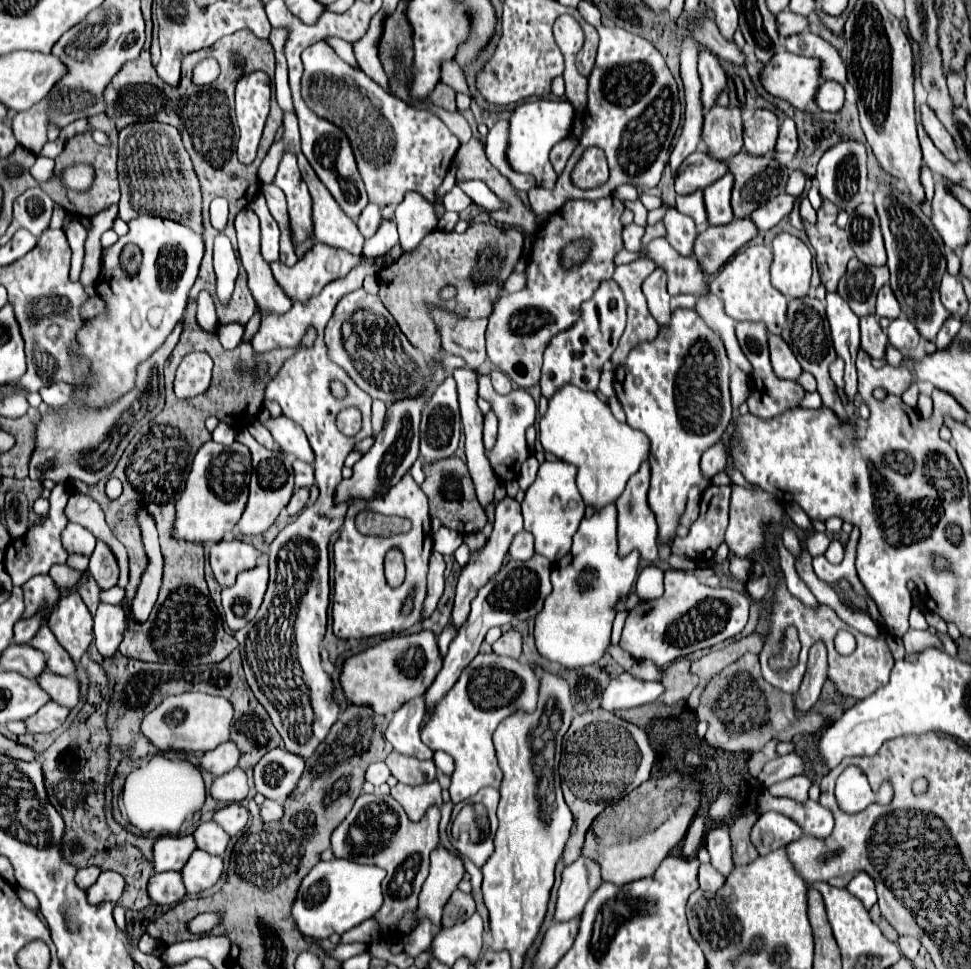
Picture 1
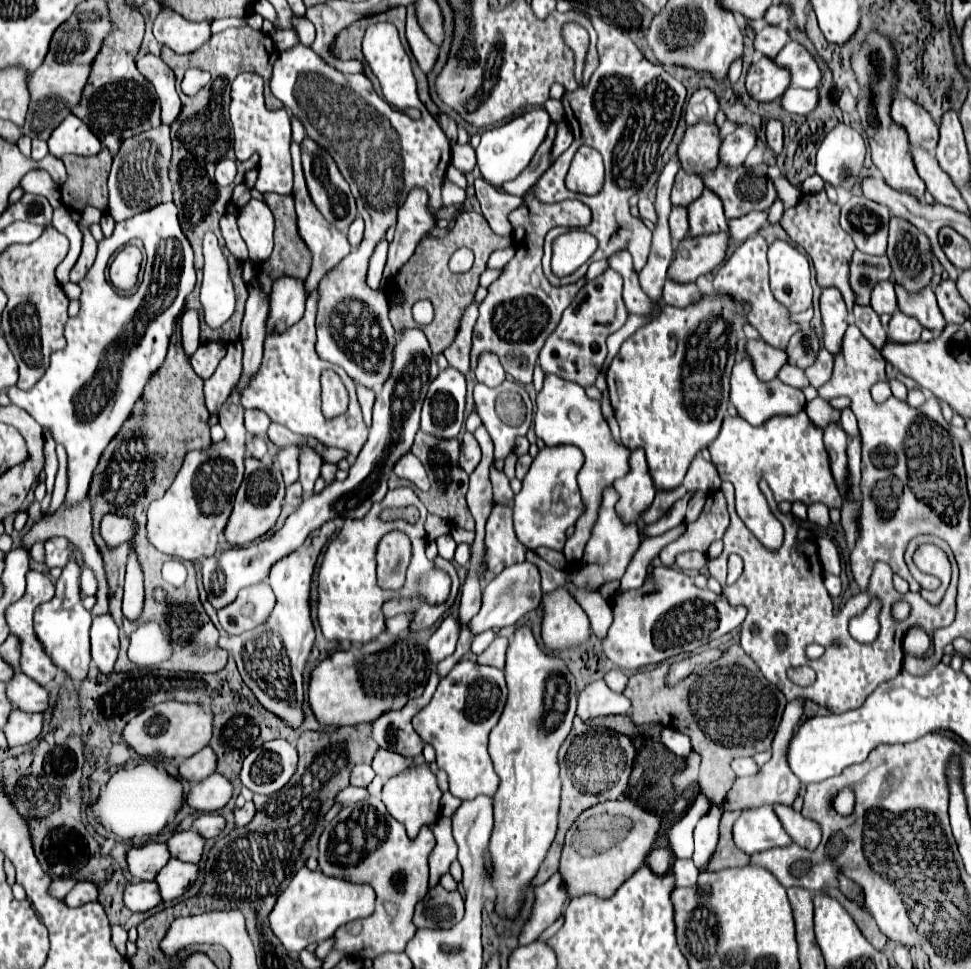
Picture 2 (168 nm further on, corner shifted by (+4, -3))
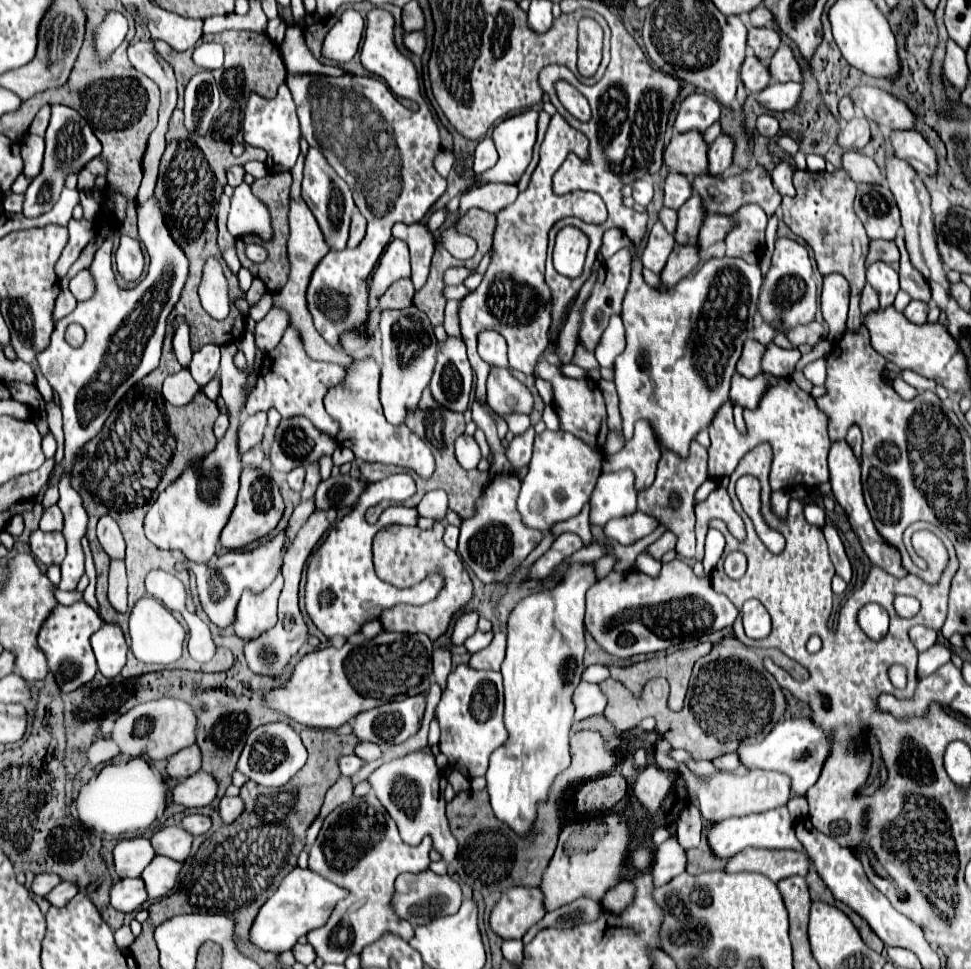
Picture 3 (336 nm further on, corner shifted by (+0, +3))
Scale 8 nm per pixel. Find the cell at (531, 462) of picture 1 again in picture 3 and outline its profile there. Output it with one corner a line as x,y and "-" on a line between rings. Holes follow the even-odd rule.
534,427
526,429
524,433
516,435
510,445
506,447
506,457
514,469
520,469
530,463
532,457
532,441
534,441

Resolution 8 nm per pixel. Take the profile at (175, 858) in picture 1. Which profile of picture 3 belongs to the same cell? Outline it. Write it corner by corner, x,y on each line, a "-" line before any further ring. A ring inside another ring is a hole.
146,837
122,839
116,843
112,857
114,857
114,869
120,879
140,877
142,869
154,859
154,849

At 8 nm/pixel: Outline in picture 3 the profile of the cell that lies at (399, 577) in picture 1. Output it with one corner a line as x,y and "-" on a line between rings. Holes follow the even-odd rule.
434,521
430,529
418,529
418,527
406,527
406,525
388,525
378,531
374,537
374,567
376,575
394,585
394,587
412,587
438,571
444,579
444,587
438,593
434,601
420,607
396,607
396,613
382,611
380,623
384,631
400,631
400,633
426,633
432,641
436,641
440,635
446,633
454,613
458,613
464,605
468,605
474,597
474,587
468,577
468,573
458,557
456,551
448,549
442,541
444,535
444,523

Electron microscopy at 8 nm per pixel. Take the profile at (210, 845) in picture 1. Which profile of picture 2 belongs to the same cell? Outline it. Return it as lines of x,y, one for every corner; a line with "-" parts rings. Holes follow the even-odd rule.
188,829
188,831
176,833
168,841
168,849
170,849
170,855
176,859
198,863
204,853
204,843
206,839
196,829

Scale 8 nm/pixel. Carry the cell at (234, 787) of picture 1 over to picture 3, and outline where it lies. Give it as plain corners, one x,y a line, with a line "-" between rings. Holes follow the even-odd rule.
198,771
194,777
180,781
172,789
172,801
184,807
204,807
214,801
216,791
218,791
216,781
208,773

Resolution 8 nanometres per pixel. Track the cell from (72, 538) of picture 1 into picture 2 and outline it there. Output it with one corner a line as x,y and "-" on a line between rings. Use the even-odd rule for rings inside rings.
52,537
46,541
46,565
52,567
64,567
70,557
78,557
78,565
84,565
82,553
78,553
78,547
68,541
66,537

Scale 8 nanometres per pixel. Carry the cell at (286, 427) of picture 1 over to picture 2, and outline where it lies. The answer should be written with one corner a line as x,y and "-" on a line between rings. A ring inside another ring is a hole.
298,443
298,449
302,449
302,457
298,457
298,461
300,461
300,483
304,489
304,495
310,497
314,483
320,477
322,457
312,447
308,447
306,443

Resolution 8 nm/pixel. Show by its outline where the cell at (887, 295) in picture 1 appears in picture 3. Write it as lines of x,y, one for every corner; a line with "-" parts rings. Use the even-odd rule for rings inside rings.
882,261
870,263
866,267
866,279
878,291
880,307
888,307
890,303
894,303
900,283
898,283
898,273
888,263
882,263

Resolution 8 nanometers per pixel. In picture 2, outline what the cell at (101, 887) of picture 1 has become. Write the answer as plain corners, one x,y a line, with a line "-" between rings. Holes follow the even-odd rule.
80,881
76,887
64,897
68,907
80,907
90,901
98,901
98,887
92,881

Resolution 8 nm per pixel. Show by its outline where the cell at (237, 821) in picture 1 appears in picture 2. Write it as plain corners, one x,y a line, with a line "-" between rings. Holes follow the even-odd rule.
202,813
196,821
194,821
194,829
206,837
206,839
212,839
212,837
218,837
226,827
226,819
218,813

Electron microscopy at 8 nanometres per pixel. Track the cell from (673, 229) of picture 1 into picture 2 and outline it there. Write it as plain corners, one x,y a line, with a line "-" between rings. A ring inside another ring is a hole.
642,197
642,199
640,199
638,209
640,209
640,217
642,217
642,219
648,219
648,221
652,221
652,223
658,221
658,215
656,215
656,209
654,209
654,203
652,203
648,197

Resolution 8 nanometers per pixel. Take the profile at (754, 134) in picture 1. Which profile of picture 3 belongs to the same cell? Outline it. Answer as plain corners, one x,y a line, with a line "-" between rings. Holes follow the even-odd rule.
720,135
708,149
708,173
722,175
730,163
734,153
734,141
728,135

